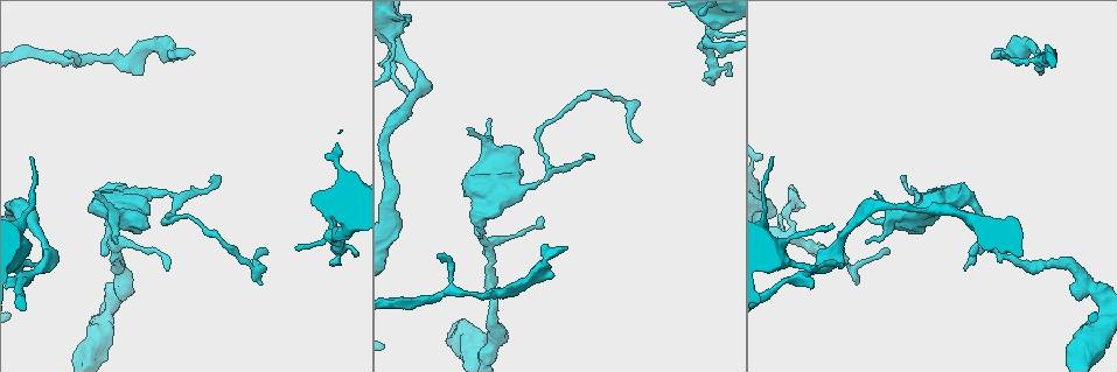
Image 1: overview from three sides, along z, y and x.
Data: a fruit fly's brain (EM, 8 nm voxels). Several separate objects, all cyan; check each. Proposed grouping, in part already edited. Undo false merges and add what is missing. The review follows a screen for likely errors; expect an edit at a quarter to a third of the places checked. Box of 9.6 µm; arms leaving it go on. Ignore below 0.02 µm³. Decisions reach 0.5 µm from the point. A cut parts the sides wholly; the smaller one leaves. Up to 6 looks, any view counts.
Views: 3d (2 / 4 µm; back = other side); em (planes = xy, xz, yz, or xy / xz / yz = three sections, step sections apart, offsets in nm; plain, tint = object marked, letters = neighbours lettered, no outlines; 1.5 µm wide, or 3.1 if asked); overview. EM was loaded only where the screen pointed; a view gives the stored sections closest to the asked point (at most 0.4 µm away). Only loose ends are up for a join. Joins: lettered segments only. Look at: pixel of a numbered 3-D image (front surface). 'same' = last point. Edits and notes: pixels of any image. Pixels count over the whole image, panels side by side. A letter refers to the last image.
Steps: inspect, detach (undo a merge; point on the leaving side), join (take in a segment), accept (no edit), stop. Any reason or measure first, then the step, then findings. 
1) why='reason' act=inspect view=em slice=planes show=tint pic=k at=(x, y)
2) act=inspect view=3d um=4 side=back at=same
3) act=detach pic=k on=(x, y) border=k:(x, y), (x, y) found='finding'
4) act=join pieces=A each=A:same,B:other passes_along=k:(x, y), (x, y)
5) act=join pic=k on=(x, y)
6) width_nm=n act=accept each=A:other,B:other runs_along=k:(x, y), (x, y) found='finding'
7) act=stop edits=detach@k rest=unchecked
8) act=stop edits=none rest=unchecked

why='closes a loop' act=inspect view=3d um=2 pic=1 at=(838, 267)

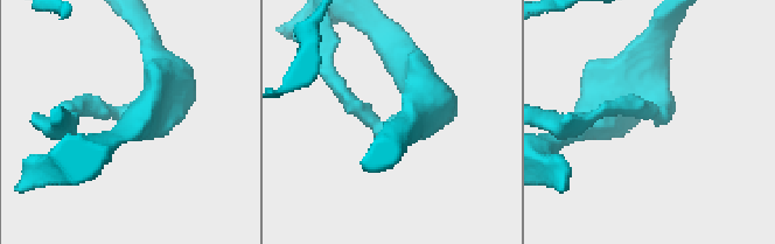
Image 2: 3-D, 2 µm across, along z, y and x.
arm_widths_nm=200,240 act=inspect view=em slice=planes show=letters pic=2 at=(371, 126)

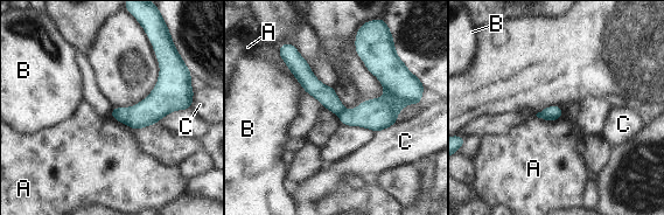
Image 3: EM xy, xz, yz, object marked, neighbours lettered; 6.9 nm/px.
act=detach pic=3 on=(326, 95) each=A:other,B:other,C:other border=3:(344, 109), (339, 115) found='two neurons meet here'

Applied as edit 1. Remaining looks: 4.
why='free end' act=inspect view=em slice=xy step=8 show=tint pic=1 at=(471, 127)

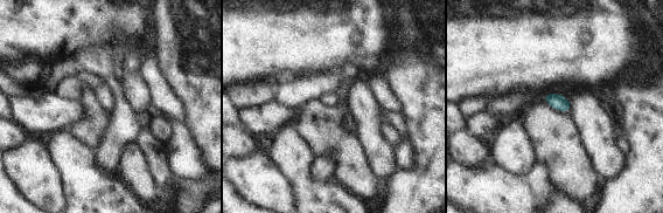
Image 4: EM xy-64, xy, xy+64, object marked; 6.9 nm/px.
why='cut it another way' act=inspect view=em slice=planes show=letters at=same

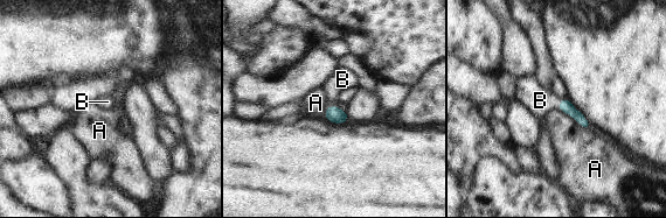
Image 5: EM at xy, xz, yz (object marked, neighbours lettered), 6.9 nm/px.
act=join pieces=B each=A:other,B:same found='it goes on there'

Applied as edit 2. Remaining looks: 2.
why='an open end' act=inspect view=em slice=planes show=letters pic=1 at=(995, 48)

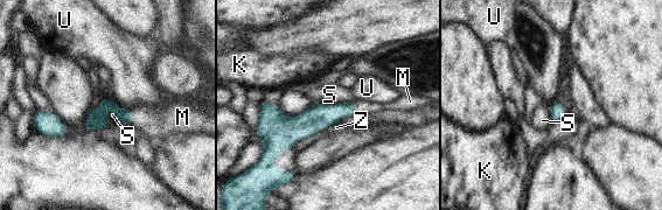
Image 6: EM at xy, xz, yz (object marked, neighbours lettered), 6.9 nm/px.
act=join pieces=M each=K:other,M:same,S:other,U:other,Z:other passes_along=6:(126, 116), (133, 117), (155, 124) found='it goes on there'

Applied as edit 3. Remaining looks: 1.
act=stop edits=detach@3,join@5,join@6 rest=unchecked

